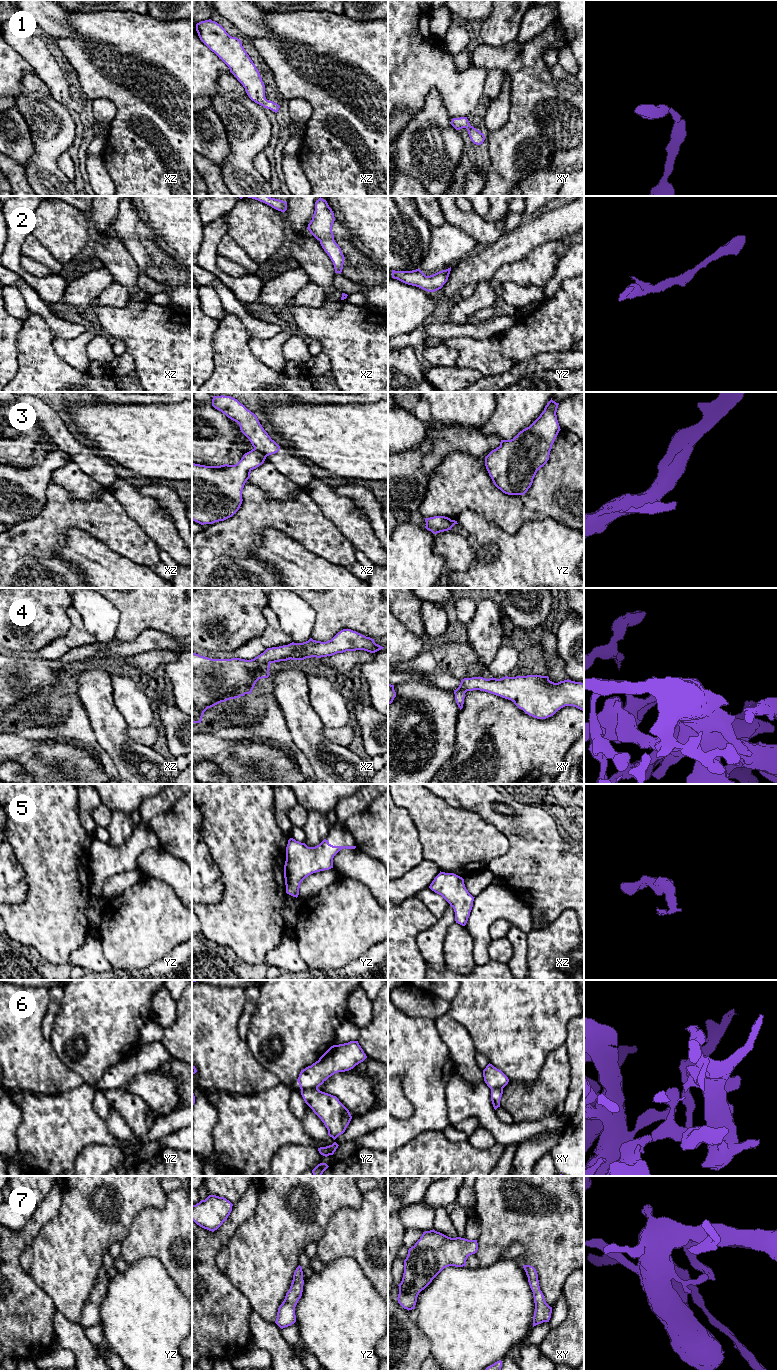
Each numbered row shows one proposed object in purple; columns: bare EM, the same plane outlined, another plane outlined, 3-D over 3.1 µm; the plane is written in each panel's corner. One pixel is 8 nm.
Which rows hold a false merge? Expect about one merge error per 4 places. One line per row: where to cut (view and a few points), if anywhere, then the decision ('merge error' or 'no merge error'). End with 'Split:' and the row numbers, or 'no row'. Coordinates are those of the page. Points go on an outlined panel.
1: no cut; no merge error
2: no cut; no merge error
3: cut in xz along (254, 448), (266, 456); merge error
4: no cut; no merge error
5: no cut; no merge error
6: cut in yz along (317, 1087), (301, 1091); merge error
7: no cut; no merge error
Split: 3, 6

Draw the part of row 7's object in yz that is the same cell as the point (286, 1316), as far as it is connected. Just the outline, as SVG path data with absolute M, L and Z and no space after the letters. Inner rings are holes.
M299 1265L293 1275L293 1280L285 1299L278 1308L275 1323L281 1328L291 1326L296 1322L295 1307L303 1292L303 1271Z

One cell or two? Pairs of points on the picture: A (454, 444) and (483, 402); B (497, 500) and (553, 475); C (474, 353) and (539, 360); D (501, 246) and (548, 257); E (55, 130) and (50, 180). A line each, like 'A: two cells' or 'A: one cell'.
A: two cells
B: one cell
C: two cells
D: two cells
E: one cell

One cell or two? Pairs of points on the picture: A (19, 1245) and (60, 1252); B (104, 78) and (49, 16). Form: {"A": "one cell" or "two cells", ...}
{"A": "two cells", "B": "two cells"}

